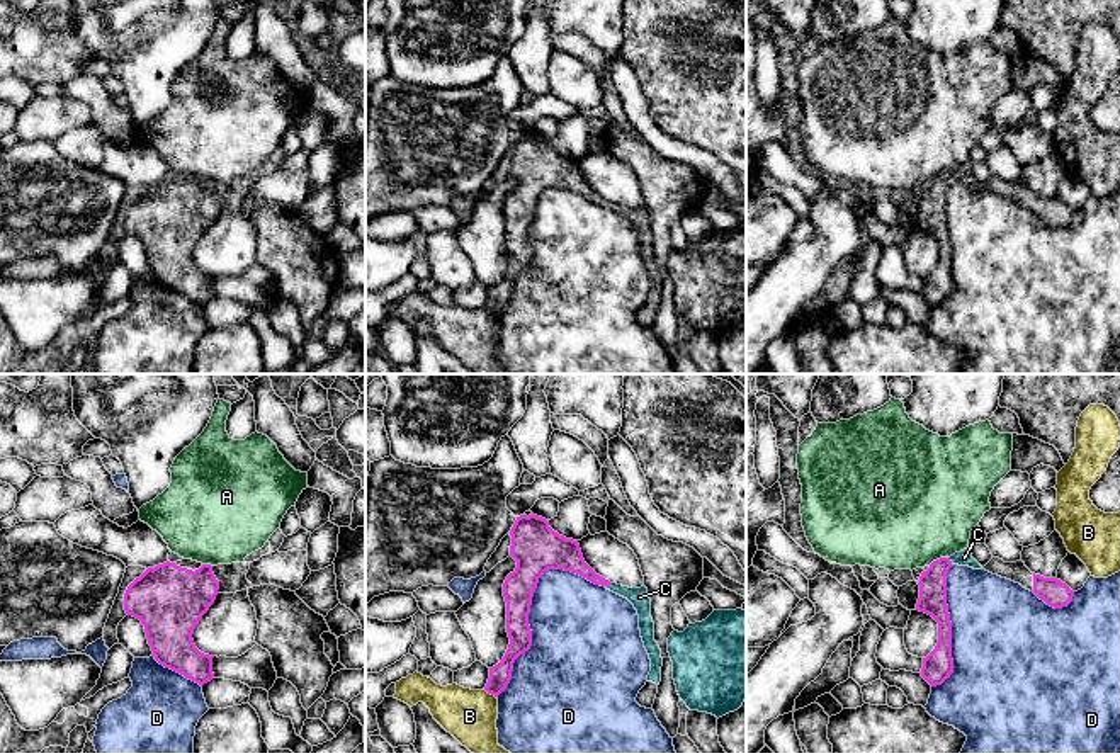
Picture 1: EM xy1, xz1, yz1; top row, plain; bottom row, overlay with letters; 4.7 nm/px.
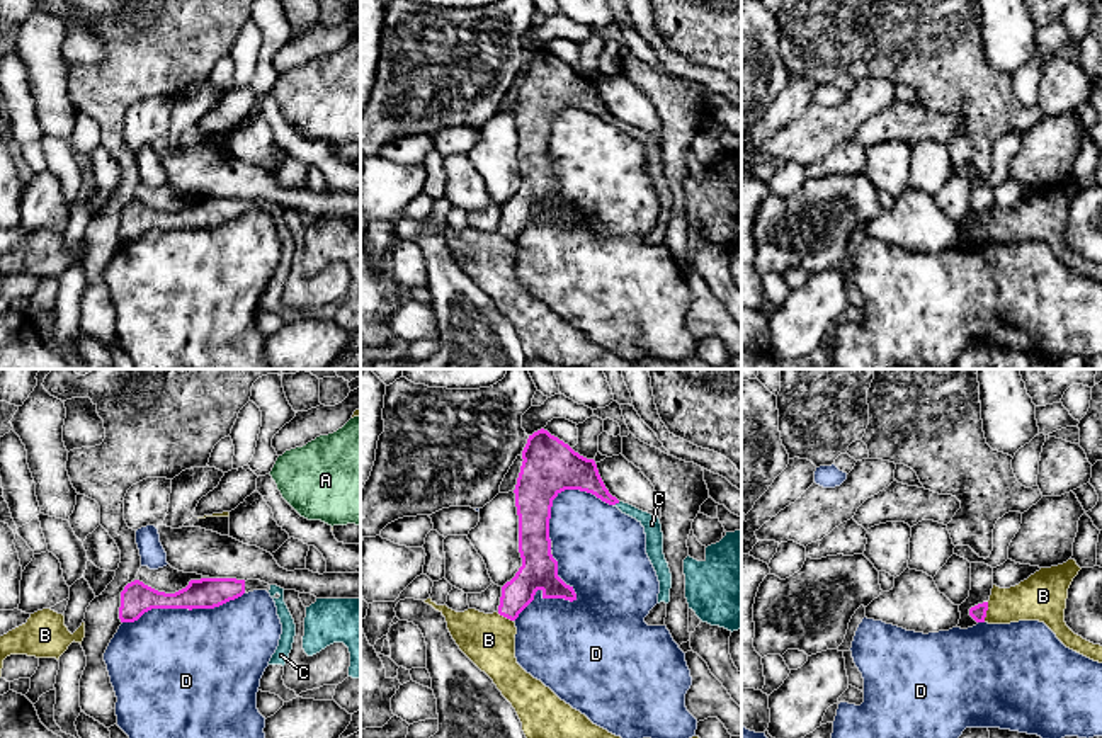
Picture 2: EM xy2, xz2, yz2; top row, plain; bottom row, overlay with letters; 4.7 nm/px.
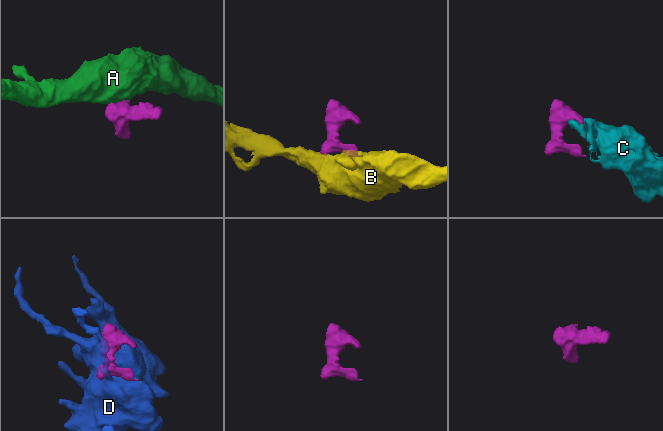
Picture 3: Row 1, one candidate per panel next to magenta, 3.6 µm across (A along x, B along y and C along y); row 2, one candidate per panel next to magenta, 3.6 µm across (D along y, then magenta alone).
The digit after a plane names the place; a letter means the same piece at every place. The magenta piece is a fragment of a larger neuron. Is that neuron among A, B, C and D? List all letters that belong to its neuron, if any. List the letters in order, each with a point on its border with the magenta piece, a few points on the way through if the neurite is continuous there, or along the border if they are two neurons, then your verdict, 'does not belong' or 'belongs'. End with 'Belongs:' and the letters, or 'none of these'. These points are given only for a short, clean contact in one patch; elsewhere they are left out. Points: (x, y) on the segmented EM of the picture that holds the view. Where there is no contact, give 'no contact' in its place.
A: yz1 (940, 558) | along yz1 (949, 556), (940, 556), (928, 565) | does not belong
B: yz2 (985, 613) | along yz2 (988, 602), (983, 621) | does not belong
C: yz1 (950, 561) | belongs
D: xz1 (529, 609) | does not belong
Belongs: C

